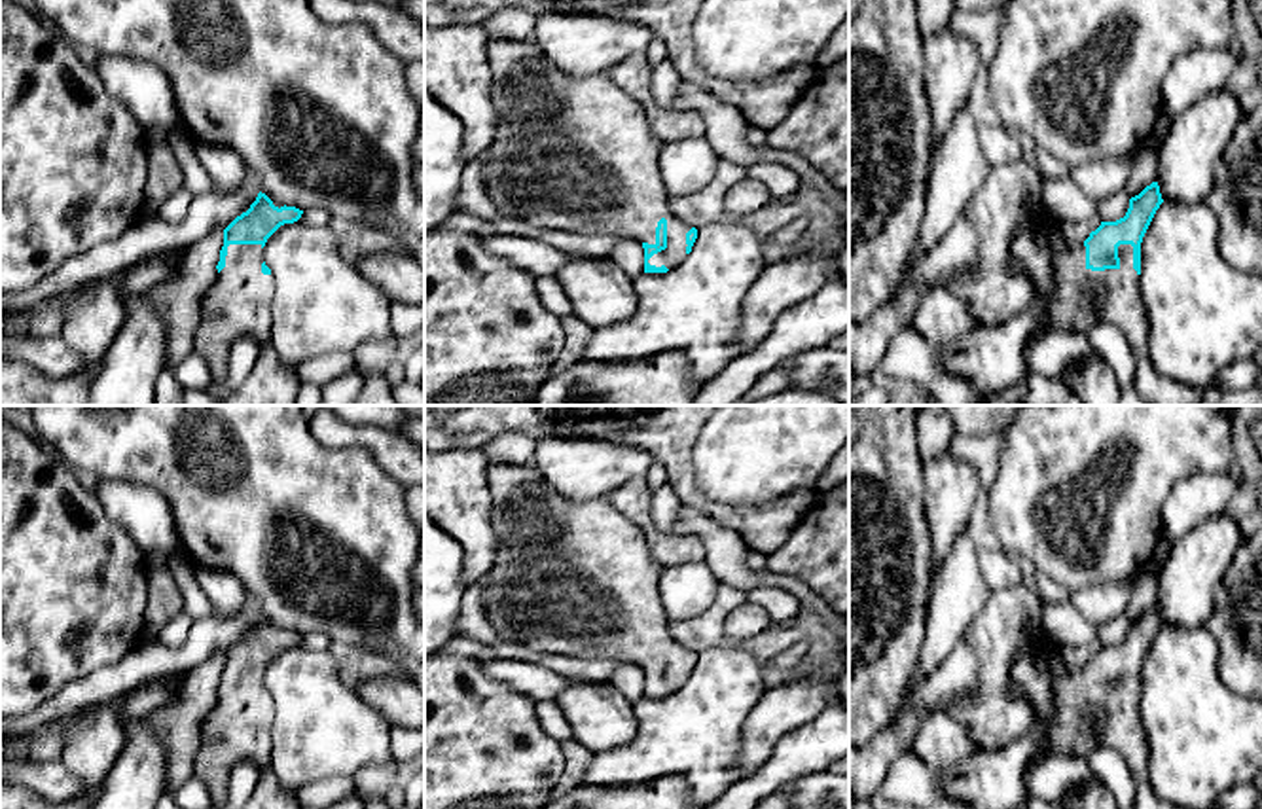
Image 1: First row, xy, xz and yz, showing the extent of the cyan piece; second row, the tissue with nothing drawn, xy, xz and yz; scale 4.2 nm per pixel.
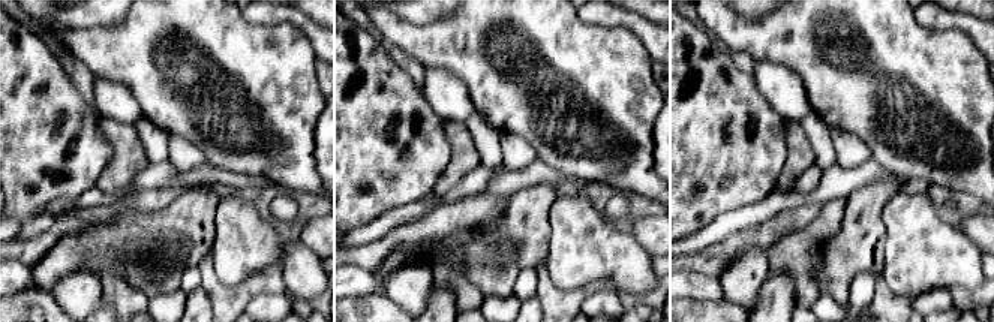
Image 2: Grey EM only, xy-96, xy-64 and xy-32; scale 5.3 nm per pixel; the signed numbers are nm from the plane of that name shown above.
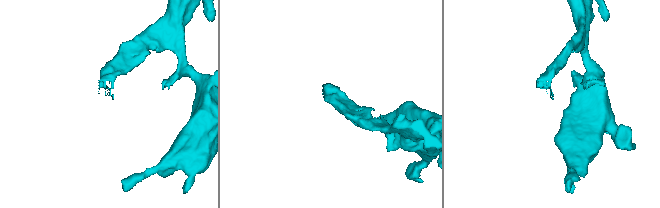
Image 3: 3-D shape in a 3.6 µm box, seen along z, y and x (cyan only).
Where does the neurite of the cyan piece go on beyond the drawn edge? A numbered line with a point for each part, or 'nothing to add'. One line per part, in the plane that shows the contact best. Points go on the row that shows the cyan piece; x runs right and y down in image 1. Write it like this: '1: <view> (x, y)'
1: yz (1082, 298)

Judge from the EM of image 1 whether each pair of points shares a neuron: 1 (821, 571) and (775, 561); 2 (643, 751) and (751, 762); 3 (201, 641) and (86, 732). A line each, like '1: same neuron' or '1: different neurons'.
1: same neuron
2: different neurons
3: different neurons

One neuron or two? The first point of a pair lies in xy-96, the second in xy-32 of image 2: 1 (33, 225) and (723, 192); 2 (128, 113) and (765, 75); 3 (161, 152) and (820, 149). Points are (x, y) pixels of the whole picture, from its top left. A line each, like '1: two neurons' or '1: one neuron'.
1: two neurons
2: one neuron
3: one neuron

